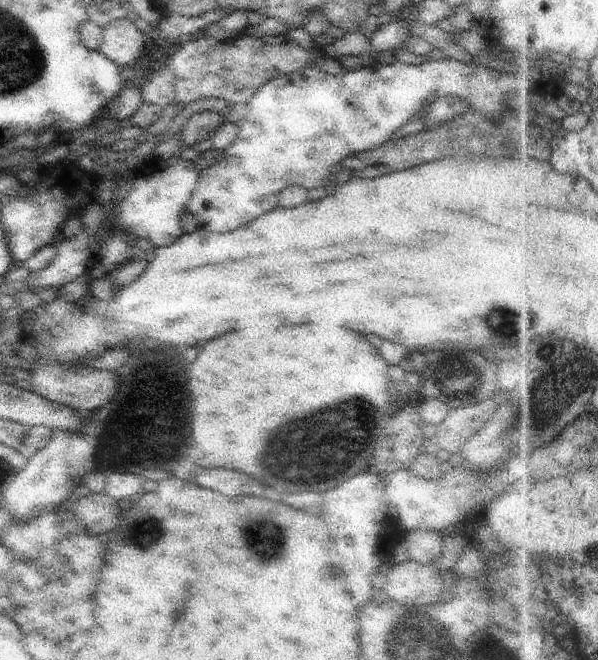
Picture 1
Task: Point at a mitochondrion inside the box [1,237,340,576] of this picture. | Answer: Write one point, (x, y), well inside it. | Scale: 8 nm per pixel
(148, 529)

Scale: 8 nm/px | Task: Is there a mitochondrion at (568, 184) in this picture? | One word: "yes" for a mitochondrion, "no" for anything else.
no

